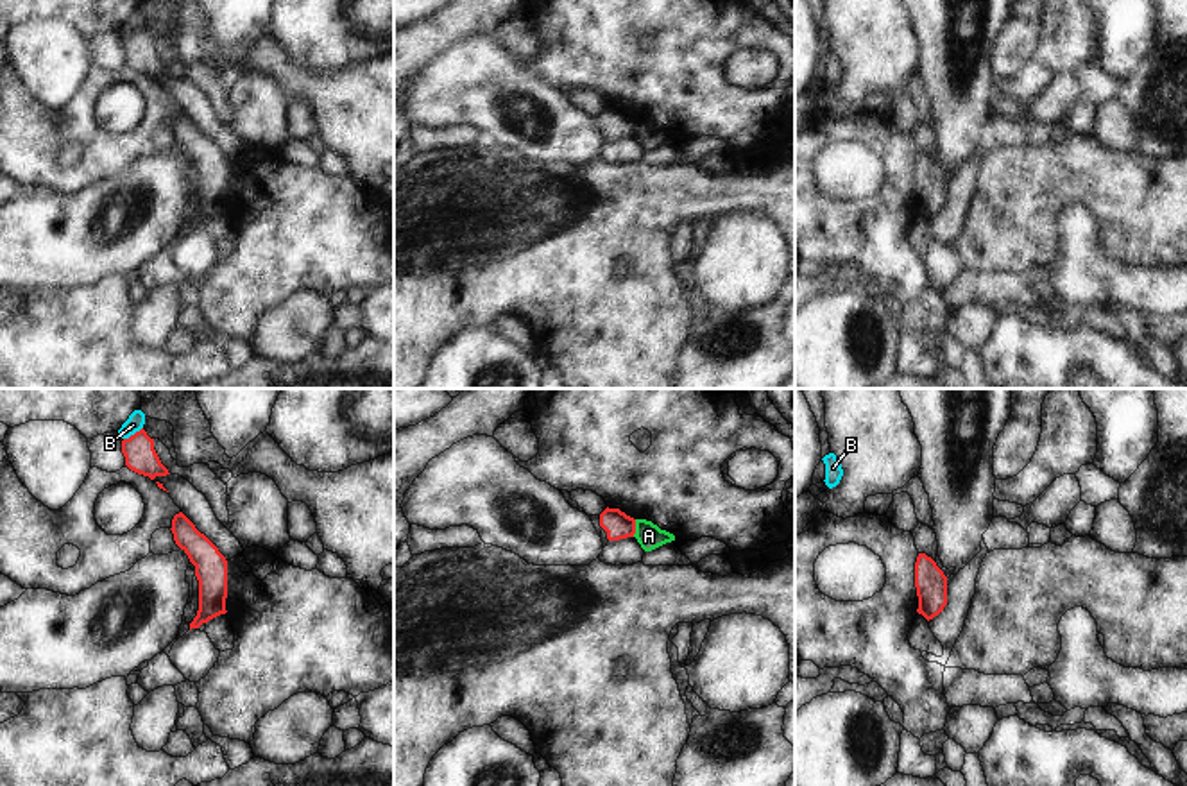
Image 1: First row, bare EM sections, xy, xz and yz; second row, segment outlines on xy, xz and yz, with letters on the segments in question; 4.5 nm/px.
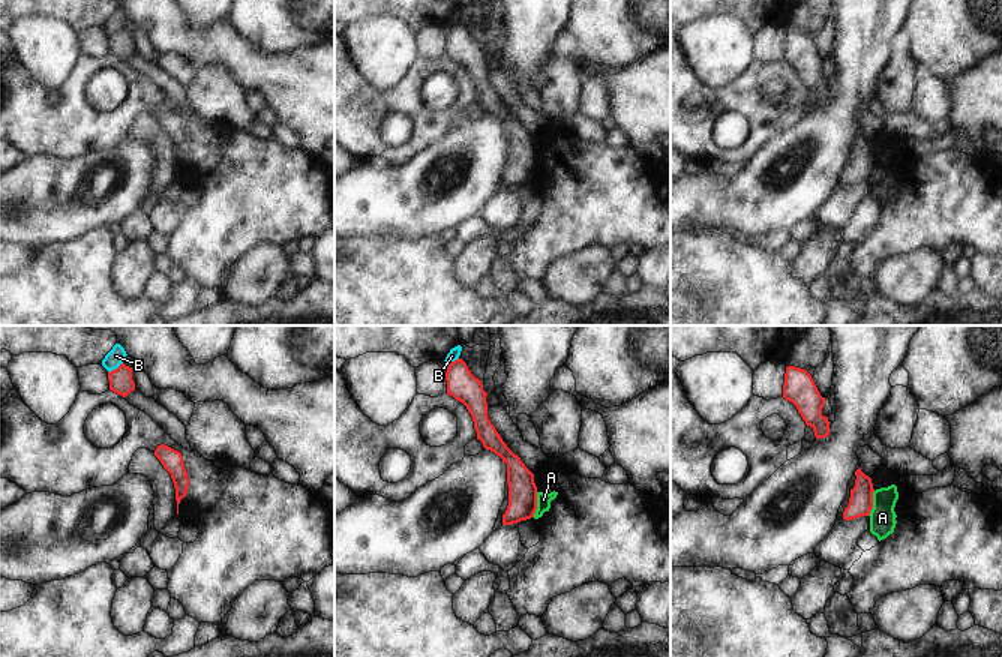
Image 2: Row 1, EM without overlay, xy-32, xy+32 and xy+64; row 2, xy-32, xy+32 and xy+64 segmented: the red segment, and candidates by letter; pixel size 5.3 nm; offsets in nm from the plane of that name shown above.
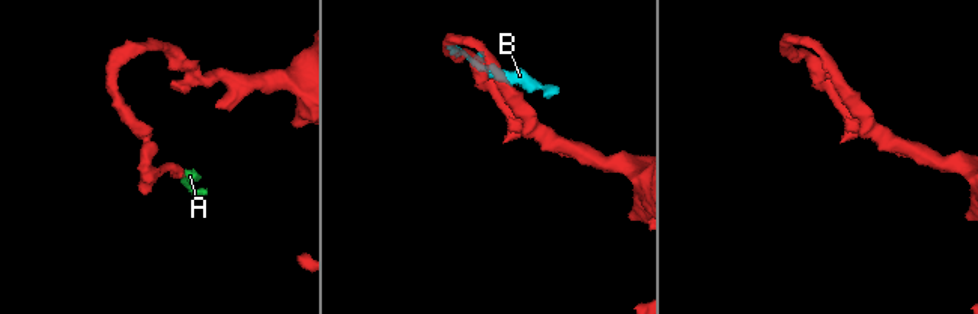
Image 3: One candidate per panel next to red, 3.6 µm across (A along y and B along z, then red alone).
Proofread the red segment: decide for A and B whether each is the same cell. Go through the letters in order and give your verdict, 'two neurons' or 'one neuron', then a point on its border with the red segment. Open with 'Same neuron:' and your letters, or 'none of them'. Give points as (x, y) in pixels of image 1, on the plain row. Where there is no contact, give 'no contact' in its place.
Same neuron: none of them
A: two neurons; contact xz (634, 128)
B: two neurons; contact xy (135, 33)

